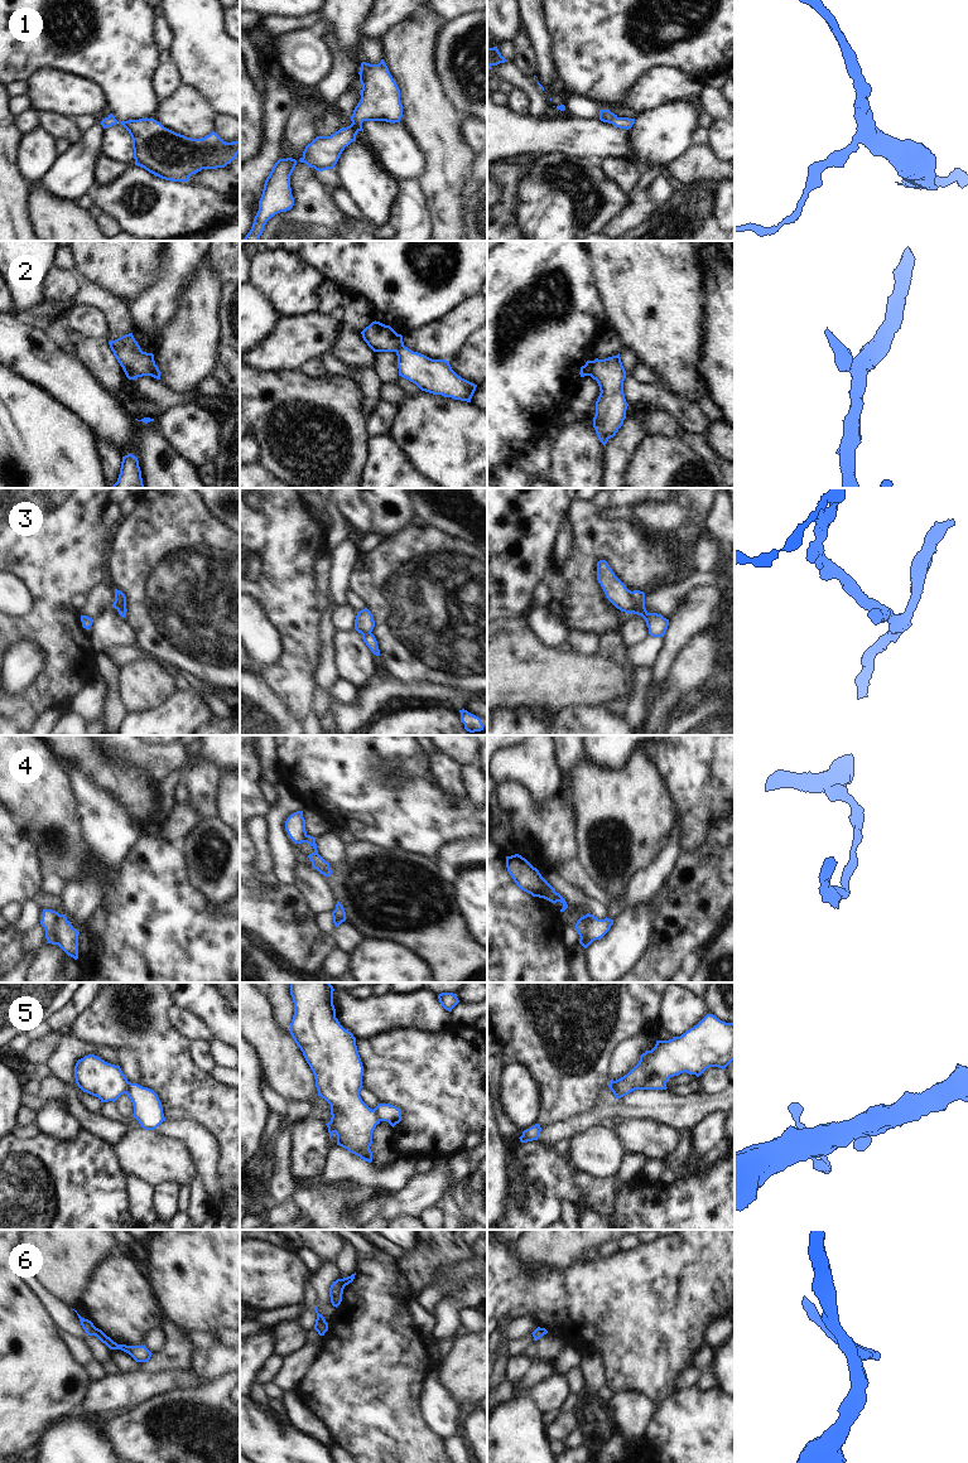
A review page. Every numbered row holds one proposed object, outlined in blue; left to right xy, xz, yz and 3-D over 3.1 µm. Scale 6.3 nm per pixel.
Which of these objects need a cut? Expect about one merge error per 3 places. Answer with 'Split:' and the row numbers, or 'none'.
Split: 2, 3, 4, 5

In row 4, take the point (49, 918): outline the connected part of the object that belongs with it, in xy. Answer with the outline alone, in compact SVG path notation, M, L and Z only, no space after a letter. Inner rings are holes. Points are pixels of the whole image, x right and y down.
M43 909L40 924L45 928L45 938L48 943L58 945L54 930L58 923L59 913L52 909Z

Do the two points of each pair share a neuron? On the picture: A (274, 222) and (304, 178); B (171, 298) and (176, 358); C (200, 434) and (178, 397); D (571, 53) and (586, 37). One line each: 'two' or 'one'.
A: one
B: two
C: two
D: one

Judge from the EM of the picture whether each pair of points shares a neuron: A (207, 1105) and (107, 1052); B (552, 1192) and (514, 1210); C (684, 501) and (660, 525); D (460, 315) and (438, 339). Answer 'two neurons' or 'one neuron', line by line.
A: two neurons
B: one neuron
C: two neurons
D: one neuron

